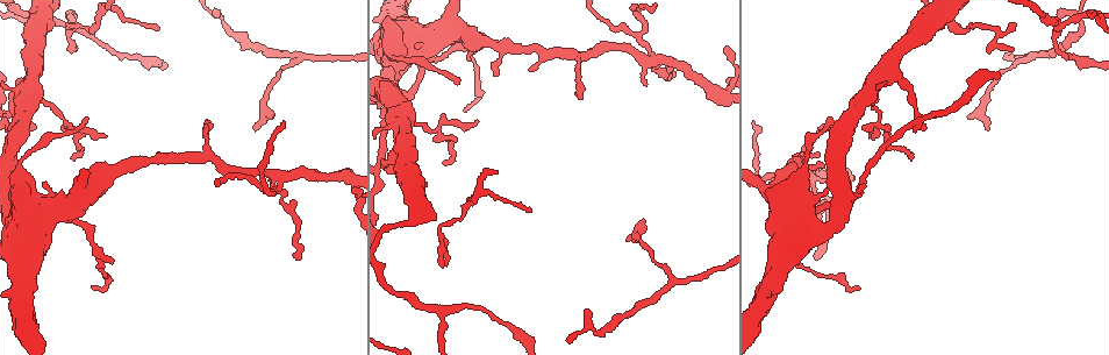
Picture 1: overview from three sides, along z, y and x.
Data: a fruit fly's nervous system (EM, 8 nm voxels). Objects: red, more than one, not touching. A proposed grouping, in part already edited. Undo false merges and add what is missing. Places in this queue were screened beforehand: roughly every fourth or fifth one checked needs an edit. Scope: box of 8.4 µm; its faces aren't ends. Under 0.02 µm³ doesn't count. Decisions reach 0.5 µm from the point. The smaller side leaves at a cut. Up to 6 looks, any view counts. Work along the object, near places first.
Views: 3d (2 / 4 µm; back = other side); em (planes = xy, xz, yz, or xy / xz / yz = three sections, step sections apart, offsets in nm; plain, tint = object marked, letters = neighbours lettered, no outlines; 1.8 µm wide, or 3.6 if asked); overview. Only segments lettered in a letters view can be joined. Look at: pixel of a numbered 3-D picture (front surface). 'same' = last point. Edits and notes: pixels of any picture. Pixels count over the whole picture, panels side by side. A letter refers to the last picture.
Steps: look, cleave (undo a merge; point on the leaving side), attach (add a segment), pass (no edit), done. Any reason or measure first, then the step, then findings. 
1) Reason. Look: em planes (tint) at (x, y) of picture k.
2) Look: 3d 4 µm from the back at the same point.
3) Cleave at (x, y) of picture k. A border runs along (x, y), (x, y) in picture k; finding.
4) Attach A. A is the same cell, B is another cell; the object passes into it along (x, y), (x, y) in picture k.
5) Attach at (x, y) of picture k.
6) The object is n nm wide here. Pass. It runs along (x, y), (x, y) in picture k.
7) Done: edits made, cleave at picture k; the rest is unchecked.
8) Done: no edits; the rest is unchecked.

An open end. Look: em yz step 16 (tint) at (253, 129) of picture 1.

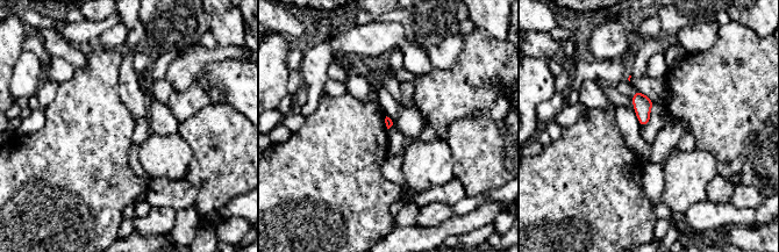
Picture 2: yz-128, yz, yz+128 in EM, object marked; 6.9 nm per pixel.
Cut it another way. Look: em planes (letters) at the same point.

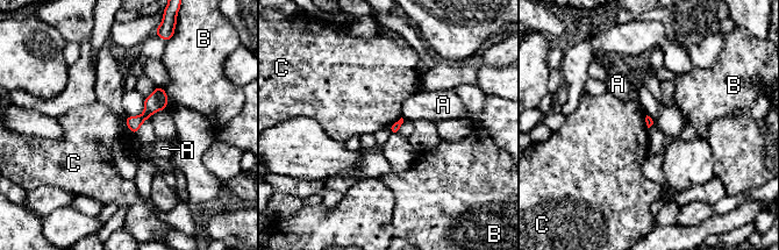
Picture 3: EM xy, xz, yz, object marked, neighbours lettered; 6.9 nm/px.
The longest contact is with B, 140 nm. Pass. A, B and C are other cells; a border runs along (401, 118), (388, 127) in picture 3; no lettered segment goes on from it.

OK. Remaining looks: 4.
Look: 3d 4 µm at (95, 250) of picture 1.

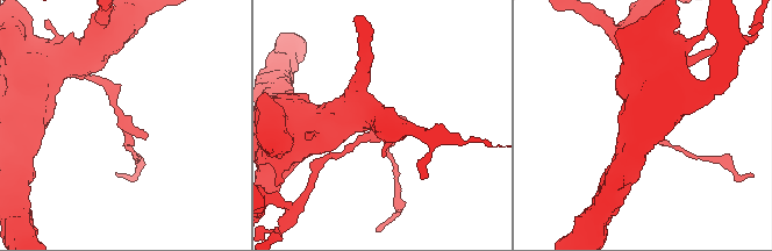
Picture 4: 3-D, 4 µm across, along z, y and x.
Need the tissue. Look: em xz step 16 (letters) at (122, 115) of picture 4.

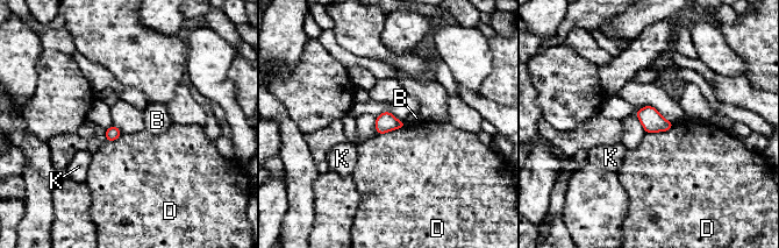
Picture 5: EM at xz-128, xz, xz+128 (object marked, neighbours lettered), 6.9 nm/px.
Pass. B, D and K are other cells; a border runs along (674, 124), (665, 130), (647, 133) in picture 5; continuous, no second neuron.

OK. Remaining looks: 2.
Sharp bend. Look: em planes (letters) at (69, 28) of picture 1.

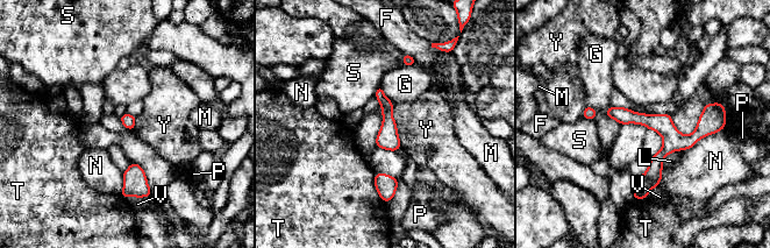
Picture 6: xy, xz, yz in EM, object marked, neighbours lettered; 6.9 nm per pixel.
Pass. F, G, L, M, N, P, S, T, V and Y are other cells; a border runs along (393, 104), (392, 118), (401, 144) in picture 6; continuous, no second neuron.

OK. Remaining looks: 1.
Done: no edits; the rest is unchecked.

